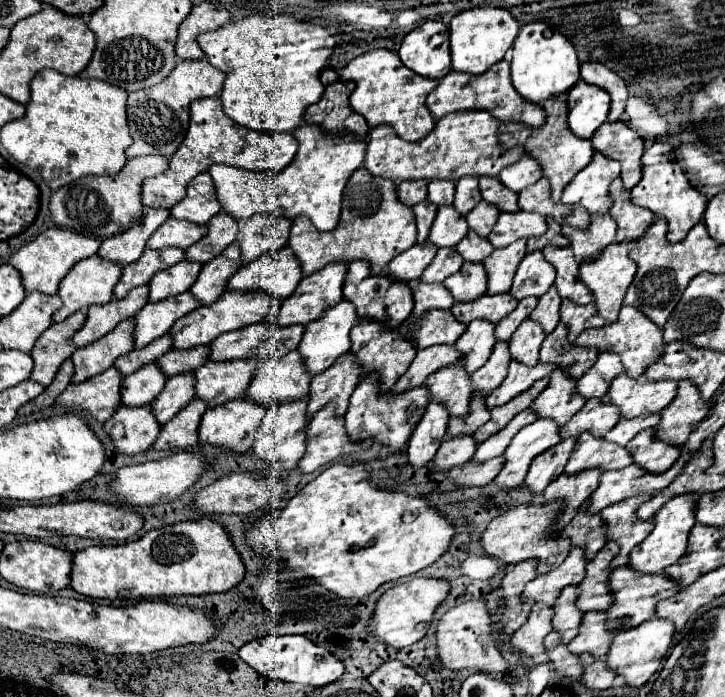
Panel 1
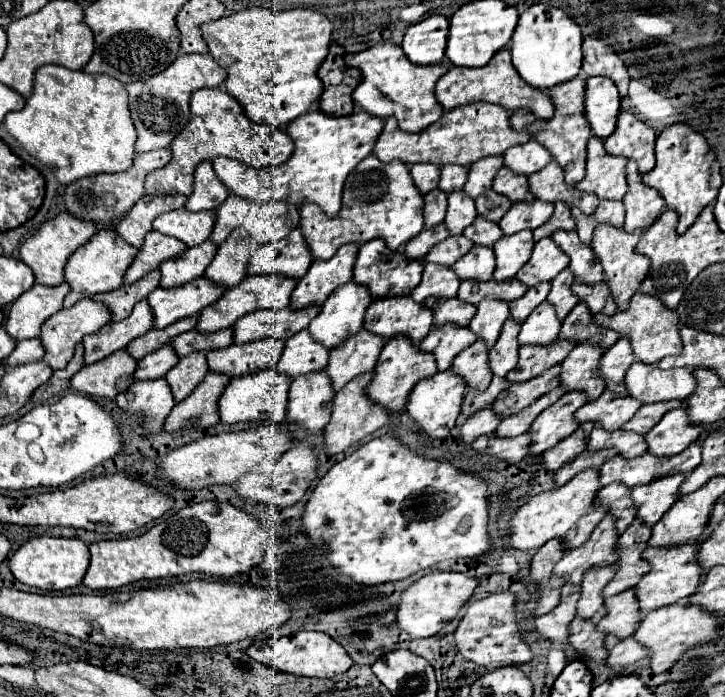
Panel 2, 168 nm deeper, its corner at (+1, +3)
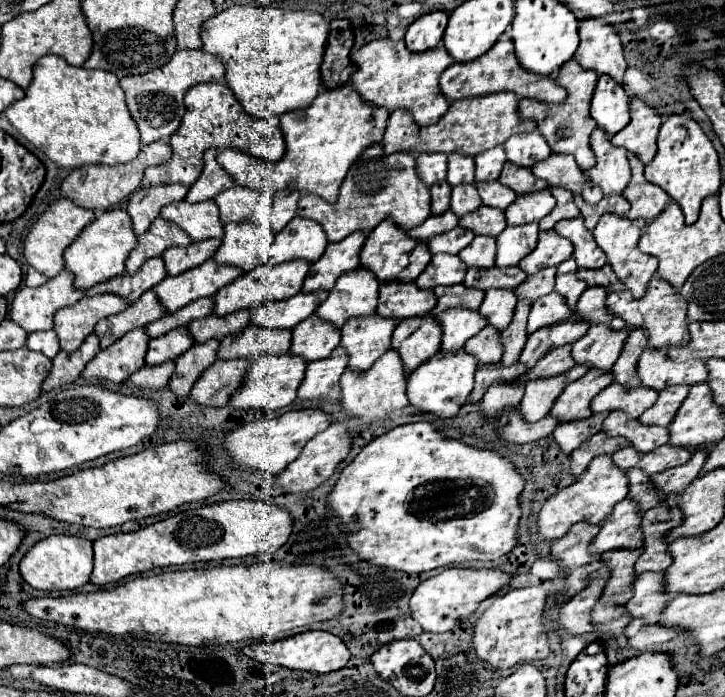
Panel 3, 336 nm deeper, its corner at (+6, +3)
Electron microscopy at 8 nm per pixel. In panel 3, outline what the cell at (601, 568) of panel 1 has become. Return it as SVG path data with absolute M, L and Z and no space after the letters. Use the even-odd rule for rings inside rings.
M662 503L650 511L644 513L642 521L642 533L644 533L644 553L640 555L636 563L636 571L666 571L672 565L672 555L668 553L668 543L664 537L668 531L678 527L684 515L678 507L670 507L668 503Z

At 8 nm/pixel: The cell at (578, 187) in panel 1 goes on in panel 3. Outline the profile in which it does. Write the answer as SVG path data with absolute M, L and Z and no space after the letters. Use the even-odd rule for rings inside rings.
M594 129L592 151L596 155L596 165L588 169L588 177L592 183L600 185L604 195L622 193L630 183L630 165L624 147L614 147L610 135L604 129Z

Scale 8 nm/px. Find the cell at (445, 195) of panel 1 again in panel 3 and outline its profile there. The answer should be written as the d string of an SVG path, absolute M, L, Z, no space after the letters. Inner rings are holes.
M450 153L448 155L448 181L452 187L462 183L474 183L474 157Z

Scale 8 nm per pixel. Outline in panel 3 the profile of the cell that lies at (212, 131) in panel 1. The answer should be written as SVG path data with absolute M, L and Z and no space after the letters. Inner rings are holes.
M198 83L188 89L184 97L186 113L182 117L182 123L178 131L170 137L170 145L174 149L172 159L158 167L148 167L142 179L142 187L152 185L170 185L170 183L182 183L192 185L200 173L202 173L202 155L210 147L230 149L240 147L244 153L252 157L262 157L266 161L280 161L284 155L284 137L278 123L272 123L270 119L256 119L250 117L242 105L236 101L232 89L226 83Z

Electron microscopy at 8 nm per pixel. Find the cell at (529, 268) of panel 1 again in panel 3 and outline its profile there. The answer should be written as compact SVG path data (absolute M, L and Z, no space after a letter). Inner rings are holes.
M554 229L550 231L540 231L540 241L536 245L536 249L524 257L524 261L520 261L520 267L528 273L534 275L540 269L546 267L556 267L562 261L566 261L570 255L574 253L574 245L572 241L560 237Z

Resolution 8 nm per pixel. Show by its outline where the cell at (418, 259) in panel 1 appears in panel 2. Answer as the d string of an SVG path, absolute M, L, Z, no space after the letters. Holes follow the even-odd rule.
M443 223L433 229L423 229L417 237L413 237L413 241L409 241L409 245L405 245L403 253L409 261L423 261L423 257L447 237L449 237L449 233Z

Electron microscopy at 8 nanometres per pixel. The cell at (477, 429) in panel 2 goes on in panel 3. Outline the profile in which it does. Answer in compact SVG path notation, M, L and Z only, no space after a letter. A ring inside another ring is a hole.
M498 379L488 387L484 399L480 401L480 407L486 415L498 415L506 407L518 405L522 401L522 395L524 395L524 385L514 385L504 379Z

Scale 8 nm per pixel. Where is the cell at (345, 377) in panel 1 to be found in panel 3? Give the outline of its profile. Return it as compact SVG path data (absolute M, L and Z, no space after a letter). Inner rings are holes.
M382 315L348 319L342 325L342 341L340 341L340 345L350 355L348 367L370 369L374 361L390 349L396 325L398 325L396 317Z

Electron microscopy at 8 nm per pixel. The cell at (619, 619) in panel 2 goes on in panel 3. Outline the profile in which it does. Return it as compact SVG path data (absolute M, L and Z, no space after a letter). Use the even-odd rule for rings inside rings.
M664 571L654 573L640 573L636 583L634 583L634 597L628 601L626 609L628 613L638 619L646 619L650 623L660 621L660 613L666 609L670 597L666 593L666 581L664 581Z

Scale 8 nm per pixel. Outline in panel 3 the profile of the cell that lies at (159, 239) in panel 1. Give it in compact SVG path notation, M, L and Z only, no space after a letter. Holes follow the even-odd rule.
M214 201L170 203L168 207L162 209L160 217L182 227L192 237L192 241L202 241L202 239L224 235L220 211L218 211L218 205Z

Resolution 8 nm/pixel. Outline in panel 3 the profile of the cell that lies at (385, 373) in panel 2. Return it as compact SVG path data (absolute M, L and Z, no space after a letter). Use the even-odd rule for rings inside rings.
M432 315L402 319L392 335L392 349L402 355L406 373L440 351L442 327Z

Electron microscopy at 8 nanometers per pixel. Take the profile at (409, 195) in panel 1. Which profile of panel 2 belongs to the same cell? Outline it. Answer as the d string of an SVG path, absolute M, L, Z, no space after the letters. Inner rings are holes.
M411 165L409 171L411 171L411 177L413 177L419 193L425 195L437 187L439 171L441 171L441 169L437 169L437 165Z

